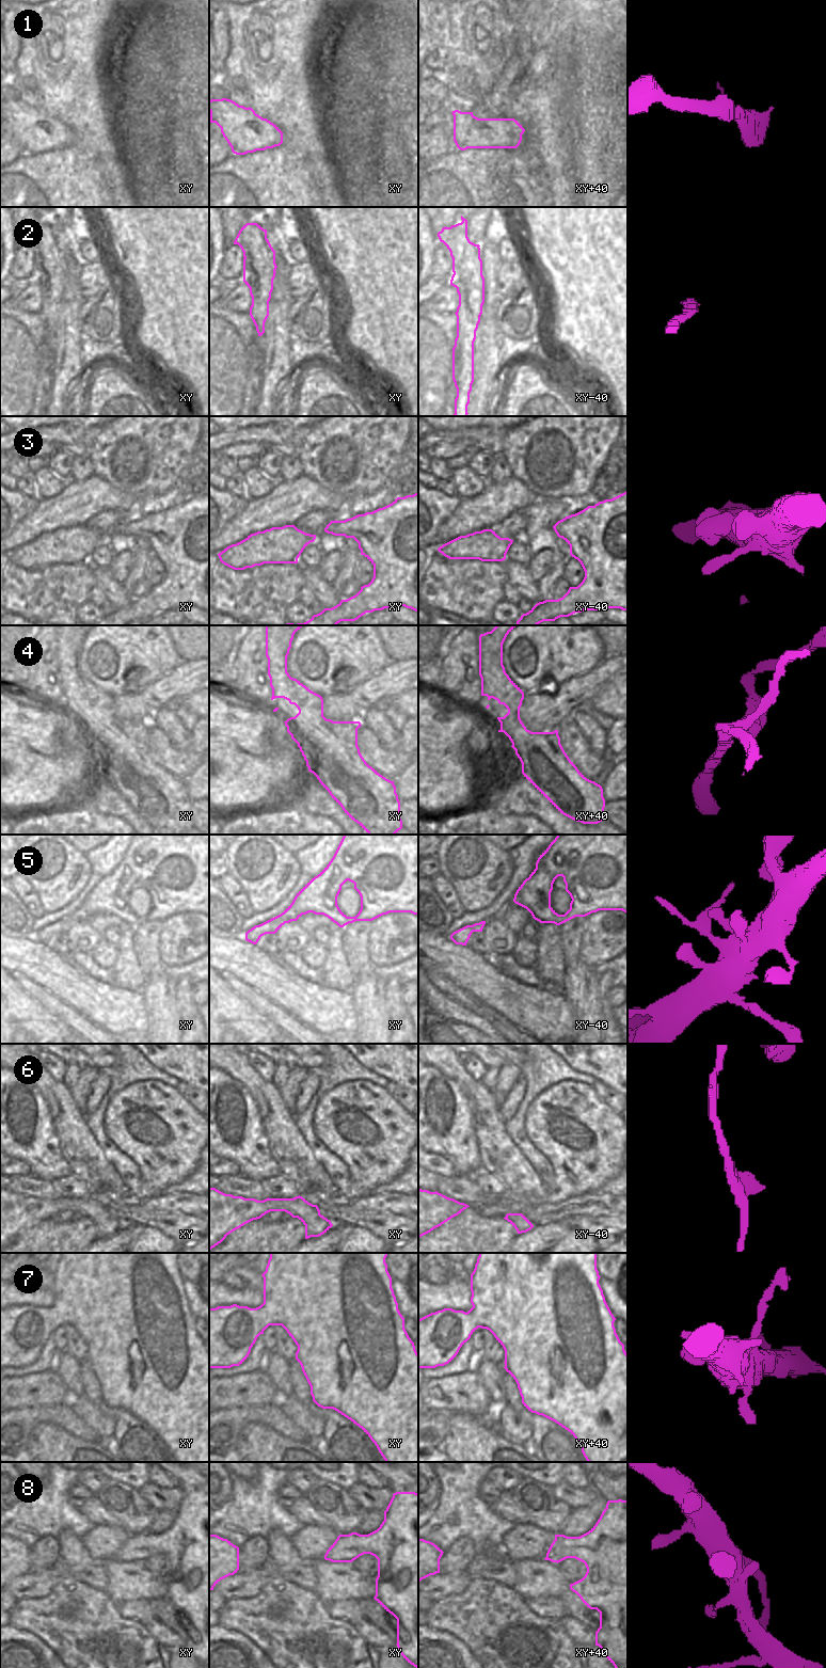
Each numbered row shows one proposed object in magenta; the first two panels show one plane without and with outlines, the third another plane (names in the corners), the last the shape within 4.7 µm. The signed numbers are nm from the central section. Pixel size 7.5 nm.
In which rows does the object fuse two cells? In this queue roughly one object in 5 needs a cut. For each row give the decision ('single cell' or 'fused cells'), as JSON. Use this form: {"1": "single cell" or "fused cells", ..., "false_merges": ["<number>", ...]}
{"1": "single cell", "2": "single cell", "3": "single cell", "4": "fused cells", "5": "single cell", "6": "single cell", "7": "single cell", "8": "single cell", "false_merges": ["4"]}

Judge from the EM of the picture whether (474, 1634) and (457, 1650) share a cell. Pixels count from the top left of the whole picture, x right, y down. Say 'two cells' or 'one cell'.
two cells

